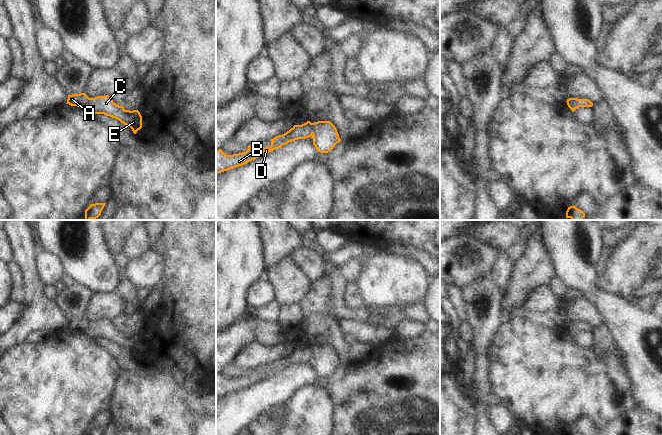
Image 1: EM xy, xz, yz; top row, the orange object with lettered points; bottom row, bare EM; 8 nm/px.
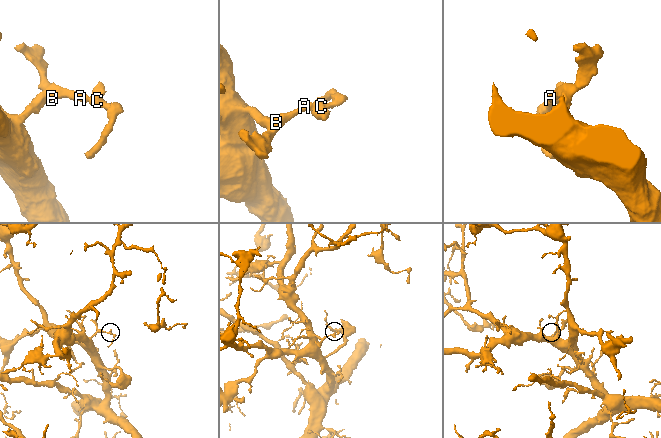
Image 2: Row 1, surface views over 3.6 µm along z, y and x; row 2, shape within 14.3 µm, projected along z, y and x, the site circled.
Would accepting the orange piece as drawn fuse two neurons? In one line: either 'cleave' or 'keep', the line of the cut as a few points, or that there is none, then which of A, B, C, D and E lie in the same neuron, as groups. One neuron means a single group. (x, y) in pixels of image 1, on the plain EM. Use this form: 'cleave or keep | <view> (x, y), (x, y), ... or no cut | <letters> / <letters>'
keep | no cut | A B C D E

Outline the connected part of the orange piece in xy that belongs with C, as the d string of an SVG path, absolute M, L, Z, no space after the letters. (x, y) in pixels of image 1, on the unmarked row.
M85 317L72 318L68 319L66 328L88 332L92 338L104 338L115 342L130 351L134 358L142 352L140 336L138 334L125 334L123 330L115 328L109 319L89 322Z

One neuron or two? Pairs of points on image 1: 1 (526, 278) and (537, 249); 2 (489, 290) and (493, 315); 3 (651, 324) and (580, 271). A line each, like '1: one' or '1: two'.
1: one
2: one
3: one

